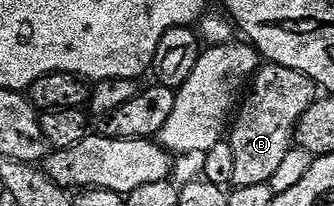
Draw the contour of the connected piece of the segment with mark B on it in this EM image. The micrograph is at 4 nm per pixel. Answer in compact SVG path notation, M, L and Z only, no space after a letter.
M265 63L250 84L230 124L230 143L234 150L232 188L258 186L274 178L274 170L278 170L282 158L294 146L296 124L318 98L318 85L311 78L281 64Z

